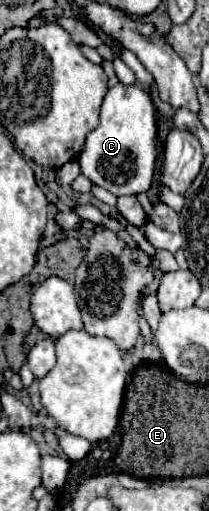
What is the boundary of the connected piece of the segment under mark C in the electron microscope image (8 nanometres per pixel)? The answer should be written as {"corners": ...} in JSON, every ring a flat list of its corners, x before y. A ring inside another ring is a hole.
{"corners":[[113,85,101,105,101,121,85,137,79,153,81,173,117,197,147,193,155,169,155,133,155,107,149,93,139,85]]}

